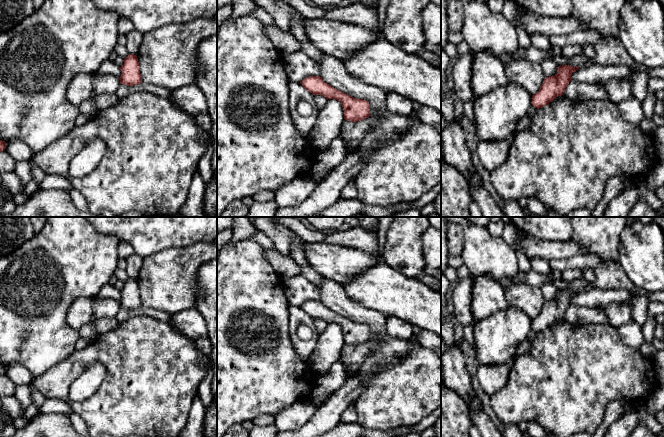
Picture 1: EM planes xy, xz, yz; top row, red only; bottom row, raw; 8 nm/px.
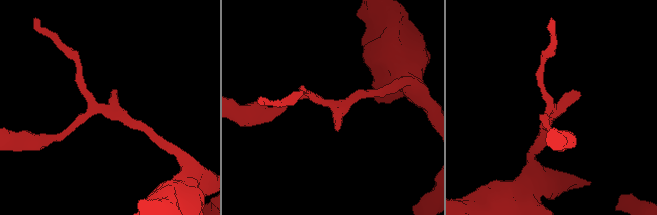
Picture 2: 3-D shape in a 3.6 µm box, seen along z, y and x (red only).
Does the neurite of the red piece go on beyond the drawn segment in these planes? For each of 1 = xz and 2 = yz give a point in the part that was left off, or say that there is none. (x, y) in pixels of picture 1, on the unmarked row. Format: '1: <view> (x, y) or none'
1: none
2: none

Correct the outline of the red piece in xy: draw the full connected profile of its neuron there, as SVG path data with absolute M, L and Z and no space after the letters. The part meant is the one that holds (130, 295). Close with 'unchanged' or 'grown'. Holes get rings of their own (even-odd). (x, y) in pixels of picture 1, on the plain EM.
M129 278L124 283L124 288L120 291L120 294L120 307L127 310L133 310L142 306L140 289L136 279Z; unchanged

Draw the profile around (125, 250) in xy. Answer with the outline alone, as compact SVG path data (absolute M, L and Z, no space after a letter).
M120 241L118 244L118 257L122 259L129 258L132 254L134 254L134 248L133 246L125 241Z

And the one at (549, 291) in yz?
M551 275L546 276L546 280L540 286L540 288L546 301L550 301L557 298L559 290L555 287Z

